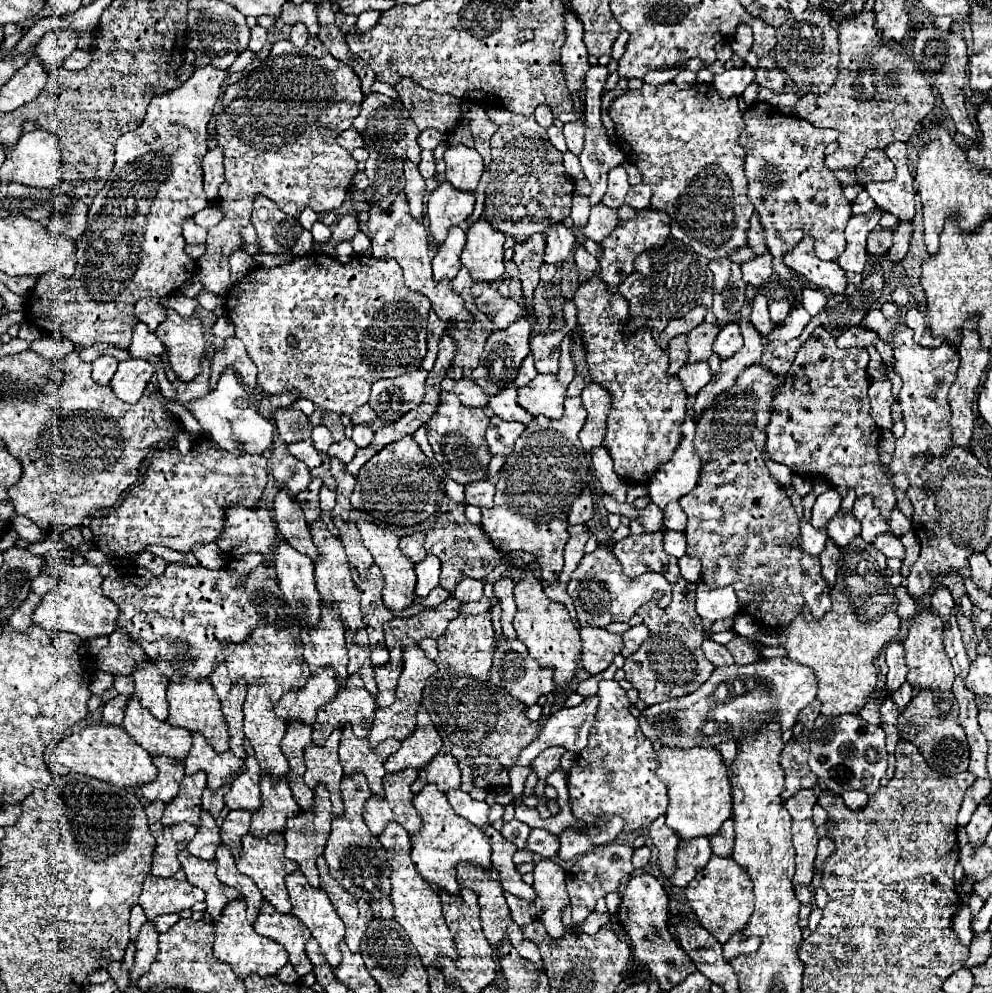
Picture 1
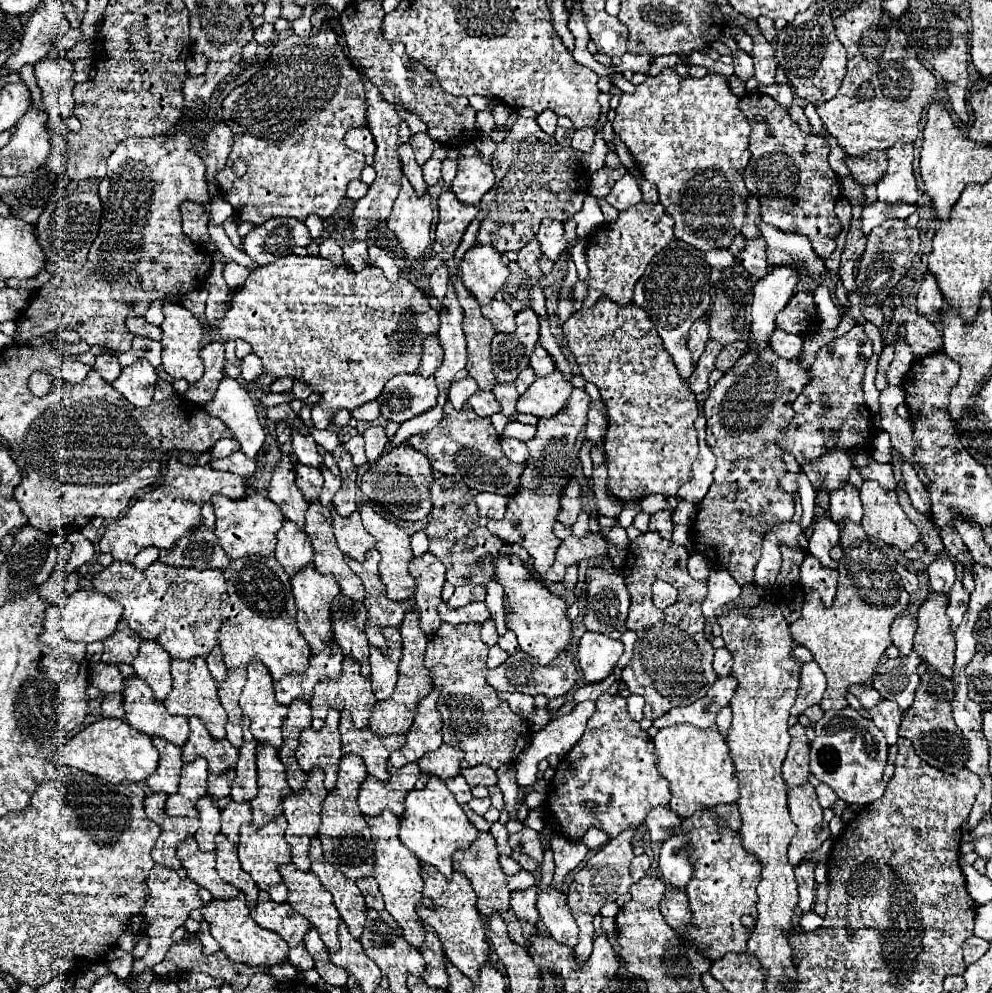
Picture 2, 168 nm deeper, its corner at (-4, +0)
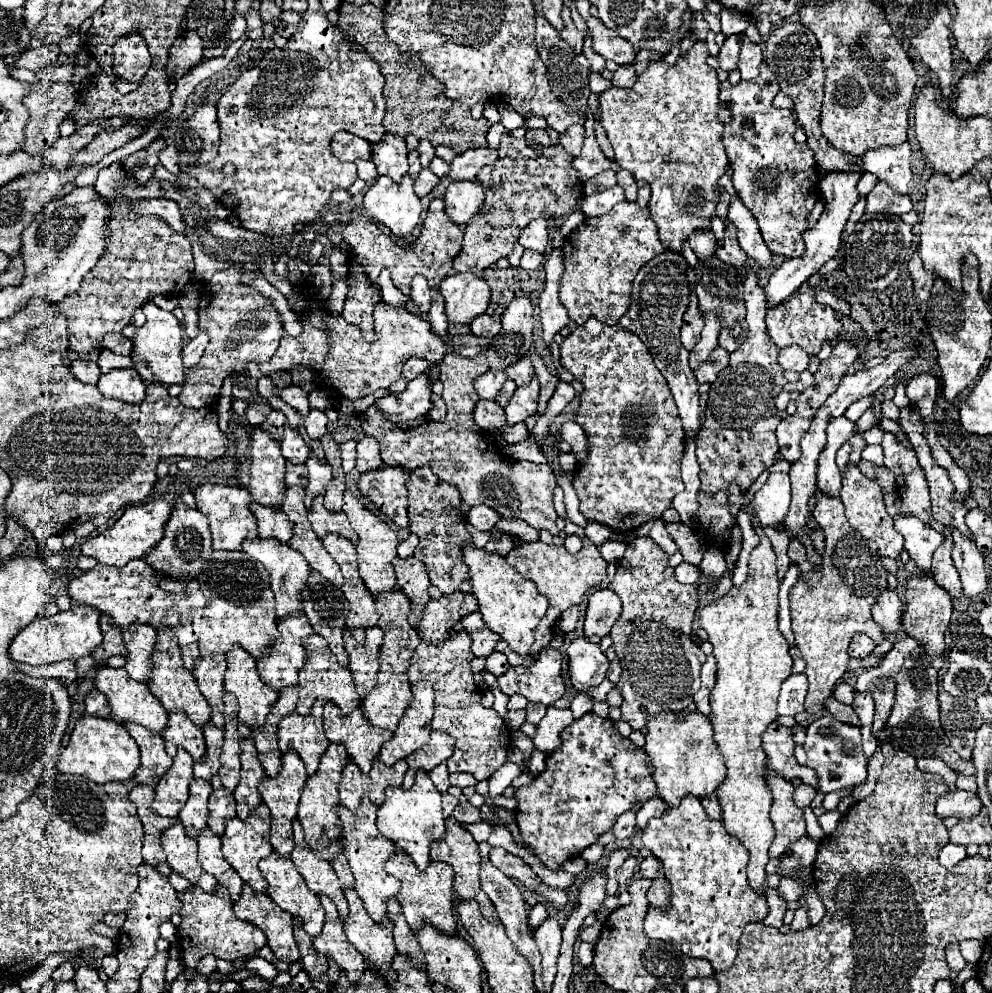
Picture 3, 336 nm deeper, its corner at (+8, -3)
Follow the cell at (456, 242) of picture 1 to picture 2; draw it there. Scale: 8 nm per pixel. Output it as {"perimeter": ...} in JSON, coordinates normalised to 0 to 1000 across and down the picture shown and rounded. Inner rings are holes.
{"perimeter":[[[446,265],[446,269],[442,269],[435,277],[433,277],[433,293],[440,301],[448,301],[450,297],[450,289],[452,289],[452,267]]]}

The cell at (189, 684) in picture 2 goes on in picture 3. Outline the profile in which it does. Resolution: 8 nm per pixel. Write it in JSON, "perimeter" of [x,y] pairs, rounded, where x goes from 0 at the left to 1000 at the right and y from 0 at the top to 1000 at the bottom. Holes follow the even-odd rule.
{"perimeter":[[[159,634],[159,645],[157,645],[157,653],[153,659],[153,685],[149,687],[153,699],[161,705],[161,709],[173,717],[173,715],[185,715],[188,721],[200,731],[206,733],[212,725],[212,709],[208,707],[208,703],[202,699],[200,691],[198,691],[198,683],[185,673],[183,669],[183,659],[179,651],[171,649],[171,642],[167,642],[165,638],[169,638],[169,634]]]}

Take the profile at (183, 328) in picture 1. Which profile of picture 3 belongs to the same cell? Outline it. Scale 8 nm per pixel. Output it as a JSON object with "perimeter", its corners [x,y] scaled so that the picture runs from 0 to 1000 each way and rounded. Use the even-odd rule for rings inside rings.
{"perimeter":[[[155,304],[145,306],[147,326],[139,330],[135,338],[135,371],[147,385],[159,385],[159,387],[185,387],[185,367],[183,367],[183,328],[177,322],[173,314],[167,314],[159,310]]]}

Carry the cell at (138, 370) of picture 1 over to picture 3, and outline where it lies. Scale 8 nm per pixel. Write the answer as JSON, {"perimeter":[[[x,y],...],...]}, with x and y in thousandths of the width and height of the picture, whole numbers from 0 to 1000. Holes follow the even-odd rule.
{"perimeter":[[[121,371],[103,377],[97,389],[103,399],[123,403],[129,407],[141,407],[145,403],[145,393],[147,393],[145,383],[135,371]]]}

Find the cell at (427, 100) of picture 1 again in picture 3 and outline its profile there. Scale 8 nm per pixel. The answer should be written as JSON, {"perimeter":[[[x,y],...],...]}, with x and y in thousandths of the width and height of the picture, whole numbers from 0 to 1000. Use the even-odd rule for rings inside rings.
{"perimeter":[[[345,2],[341,8],[341,26],[345,28],[345,32],[357,46],[363,46],[375,60],[383,64],[385,77],[389,81],[385,93],[389,101],[389,117],[385,121],[385,127],[389,129],[389,133],[397,137],[417,135],[421,139],[433,141],[438,149],[444,145],[454,147],[456,151],[460,151],[460,155],[472,149],[490,147],[490,133],[496,125],[490,119],[478,121],[472,107],[452,101],[448,97],[448,89],[444,89],[444,83],[435,75],[431,75],[431,68],[423,68],[423,60],[419,60],[419,56],[407,56],[403,50],[399,50],[399,44],[395,44],[395,40],[387,36],[385,16],[385,10],[377,4],[359,6]]]}

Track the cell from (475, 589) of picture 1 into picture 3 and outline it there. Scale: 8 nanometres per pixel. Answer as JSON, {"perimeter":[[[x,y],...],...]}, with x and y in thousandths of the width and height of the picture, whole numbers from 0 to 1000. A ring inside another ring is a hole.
{"perimeter":[[[468,596],[448,598],[442,604],[433,604],[423,624],[423,636],[425,636],[423,642],[435,647],[448,647],[448,642],[452,642],[452,636],[462,628],[462,624],[472,616],[480,614],[482,604],[476,598]]]}

